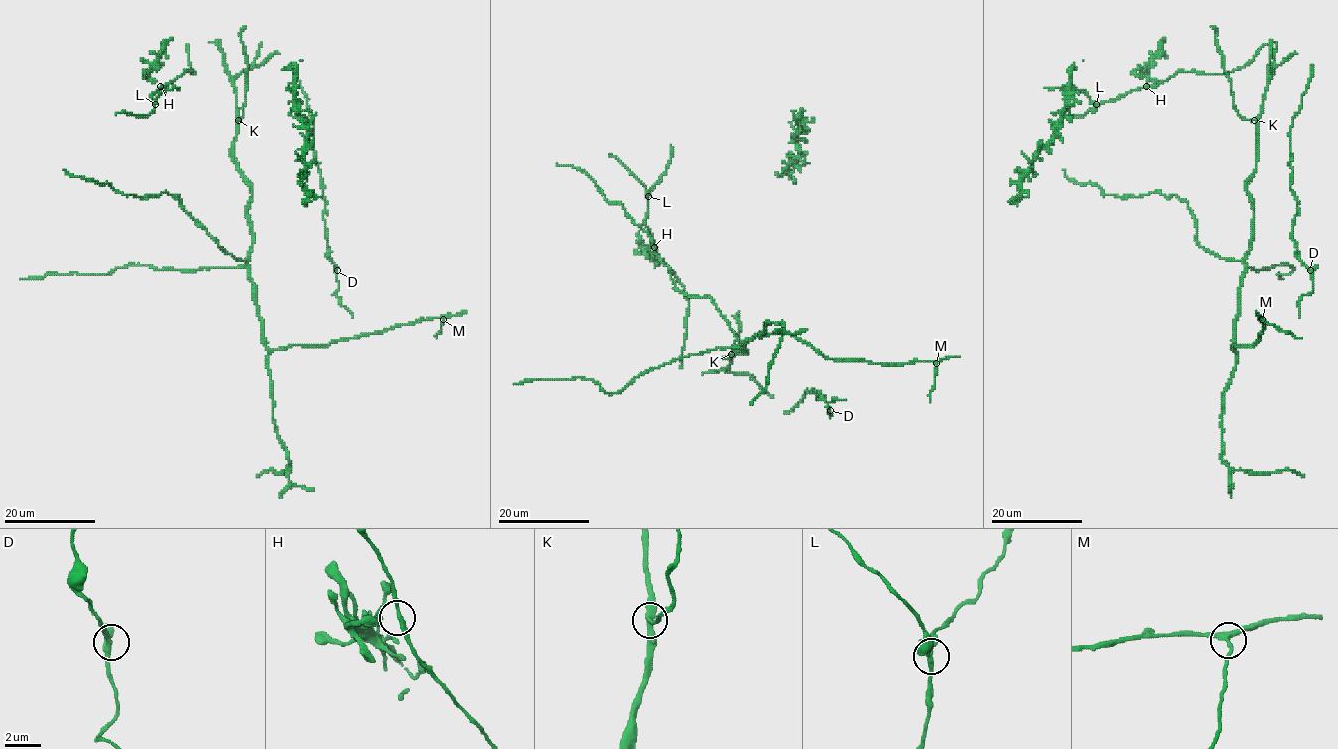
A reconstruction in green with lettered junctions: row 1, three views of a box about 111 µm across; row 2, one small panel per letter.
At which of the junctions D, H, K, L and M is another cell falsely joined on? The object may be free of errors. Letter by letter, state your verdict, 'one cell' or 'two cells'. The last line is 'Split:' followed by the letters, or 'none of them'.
D: one cell
H: one cell
K: one cell
L: one cell
M: one cell
Split: none of them

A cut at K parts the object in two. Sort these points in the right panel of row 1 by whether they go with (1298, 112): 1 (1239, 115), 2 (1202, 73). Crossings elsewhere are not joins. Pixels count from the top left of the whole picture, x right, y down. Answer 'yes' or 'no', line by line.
1: no
2: yes

